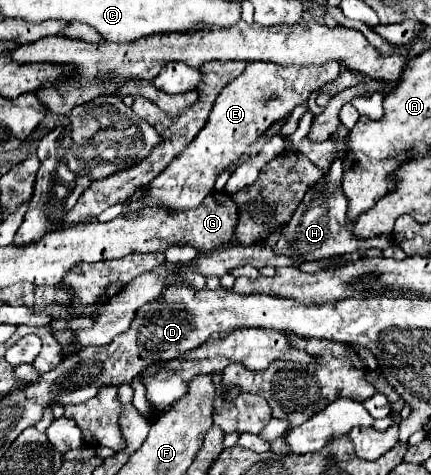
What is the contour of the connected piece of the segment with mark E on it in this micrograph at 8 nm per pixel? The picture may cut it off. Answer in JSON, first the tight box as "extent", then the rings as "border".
{"extent":[128,61,340,213],"border":[[[254,61],[246,65],[240,77],[230,81],[224,91],[214,101],[212,113],[204,129],[194,137],[194,141],[150,183],[148,193],[128,203],[128,211],[134,213],[146,205],[166,205],[172,211],[186,211],[198,207],[204,197],[214,191],[214,181],[218,175],[230,167],[236,167],[240,157],[248,153],[248,147],[276,121],[286,119],[294,107],[308,101],[310,93],[334,81],[340,75],[340,65],[304,65],[304,67],[284,67],[284,65],[260,65]]]}

